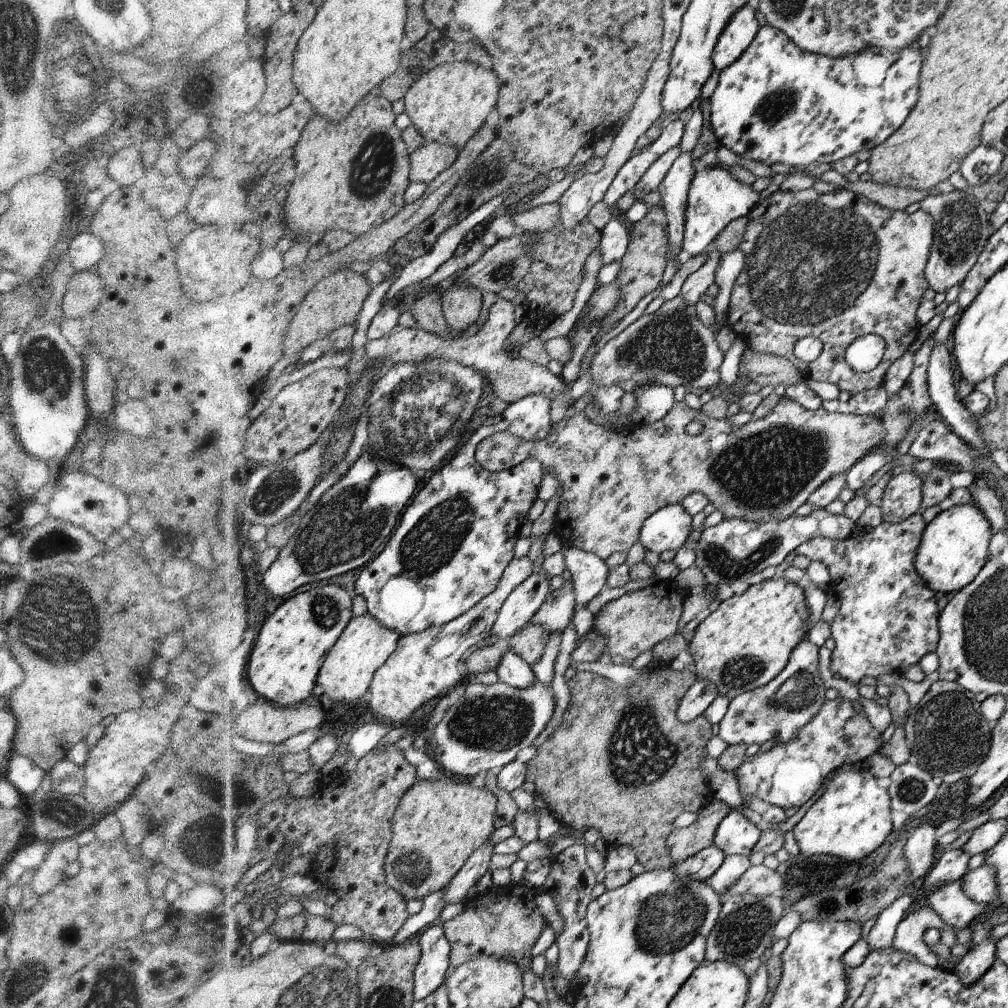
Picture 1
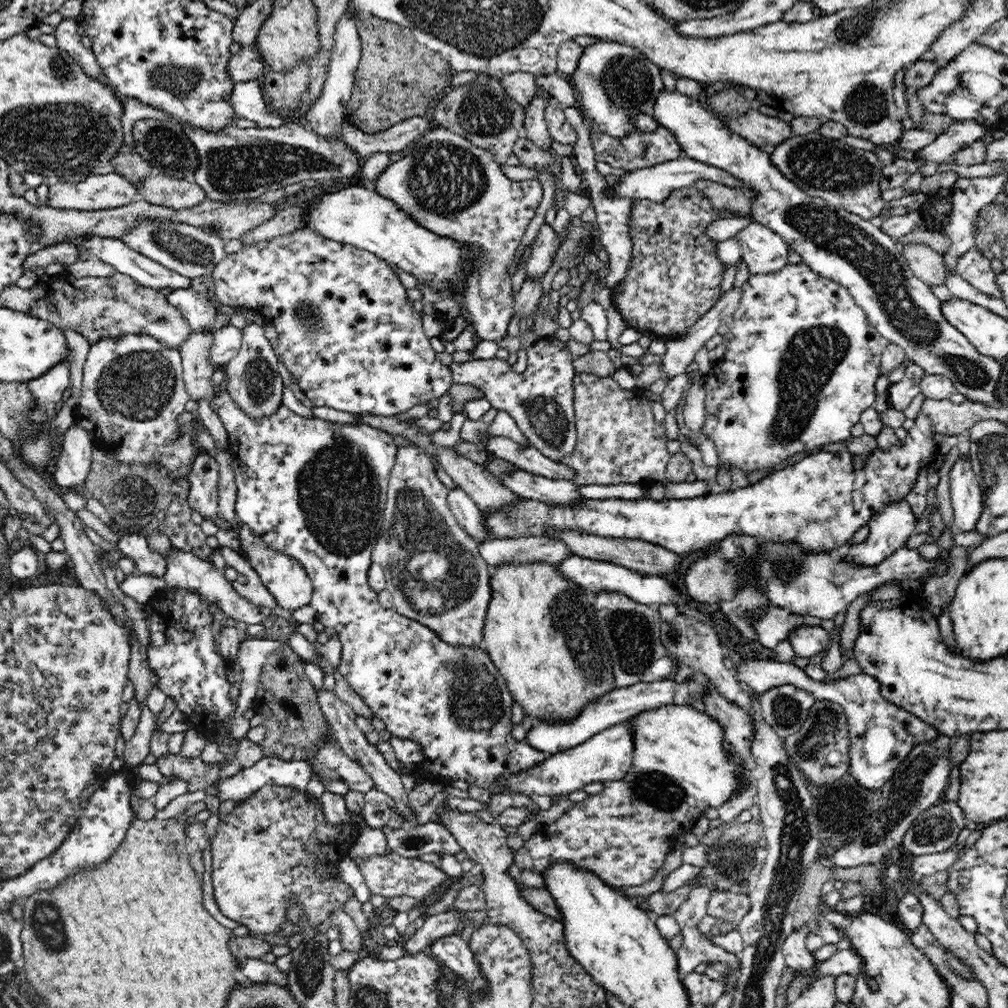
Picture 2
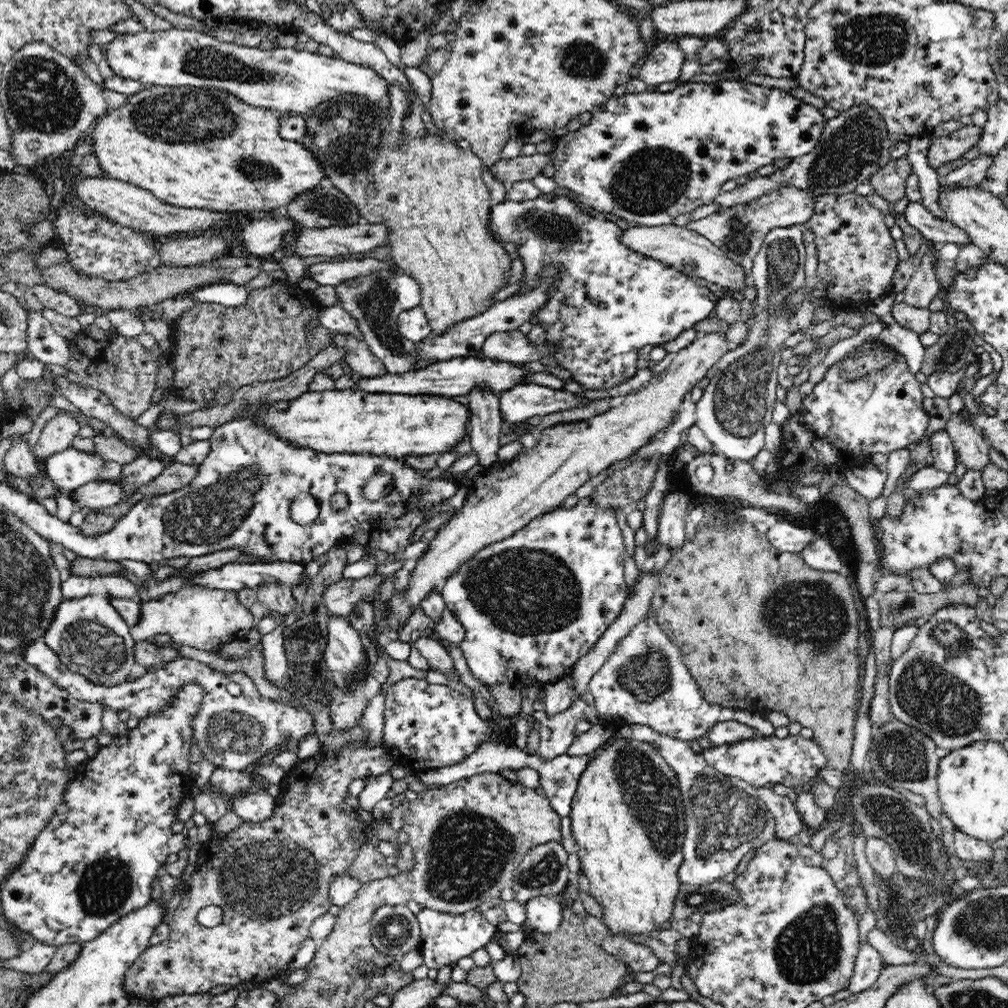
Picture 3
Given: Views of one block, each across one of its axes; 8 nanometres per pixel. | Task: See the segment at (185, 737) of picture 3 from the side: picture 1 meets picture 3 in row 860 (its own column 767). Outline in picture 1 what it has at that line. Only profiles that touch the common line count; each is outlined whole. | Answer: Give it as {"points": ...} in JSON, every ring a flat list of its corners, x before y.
{"points":[[766,23,759,26,758,34,752,40,751,46,743,52,743,55,730,67,720,72,717,87,710,97,710,122,720,144,750,160,758,160,758,162,766,163,768,166,779,162,802,168,813,162,832,164,844,157,855,155,860,150,873,150,902,126,918,100,919,78,924,55,918,40,912,41,904,48,894,52,874,47,868,47,867,50,862,52,839,57,804,52,804,49,801,49,782,29]]}

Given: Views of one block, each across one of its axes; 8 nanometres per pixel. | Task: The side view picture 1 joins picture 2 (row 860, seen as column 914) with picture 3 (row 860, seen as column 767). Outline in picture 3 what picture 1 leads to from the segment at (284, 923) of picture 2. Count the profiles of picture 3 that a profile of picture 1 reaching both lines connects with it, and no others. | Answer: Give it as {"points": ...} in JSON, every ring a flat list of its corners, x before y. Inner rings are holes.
{"points":[[349,743,346,747,340,748,337,751,330,751,330,753,319,753,318,755,305,760,298,760,297,764,292,770,286,772,286,776,280,785,280,791,282,794,278,796,278,806,274,810,271,818,264,820,264,822,250,822,249,820,243,821,238,828,234,828,233,832,226,833,224,838,214,840,208,840,208,842,202,844,200,854,198,854,198,860,196,860,196,870,194,874,190,876,190,880,187,880,186,888,182,894,182,898,178,908,175,908,175,913,168,918,168,925,171,933,164,942,157,944,156,946,149,946,141,952,137,959,126,970,123,980,123,990,127,996,137,996,141,1000,145,1000,149,1004,154,1000,160,1000,160,998,166,998,166,996,180,996,180,994,204,994,209,992,214,986,236,986,240,982,268,982,274,977,277,977,287,970,287,966,291,963,291,960,296,956,296,951,300,948,300,945,306,938,310,937,310,925,315,918,322,916,325,912,328,912,331,902,329,899,329,886,332,879,336,879,338,875,348,875,349,868,352,861,357,855,358,849,362,846,360,841,354,839,354,834,358,832,358,829,363,829,367,825,364,822,360,822,353,816,356,814,347,814,343,812,344,800,348,798,348,787,356,778,367,776,378,776,390,773,390,768,396,763,389,751,370,750,367,747,355,748,354,743],[211,904,220,906,223,910,222,922,215,927,208,928,198,923,196,915,201,908,206,908]]}

